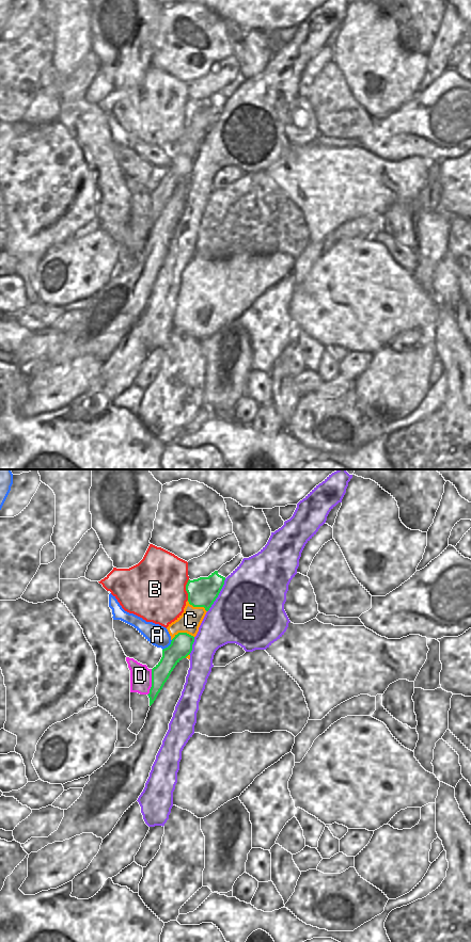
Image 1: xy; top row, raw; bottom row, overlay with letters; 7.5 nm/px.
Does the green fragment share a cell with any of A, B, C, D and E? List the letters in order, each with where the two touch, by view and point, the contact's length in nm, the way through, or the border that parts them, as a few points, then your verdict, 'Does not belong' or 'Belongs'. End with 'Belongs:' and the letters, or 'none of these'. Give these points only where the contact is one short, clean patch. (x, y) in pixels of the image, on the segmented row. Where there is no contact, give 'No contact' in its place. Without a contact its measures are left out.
A: Touches green at xy (169, 645). Shared border 110 nm. Boundary: xy (172, 640), (162, 650). Does not belong
B: Touches green at xy (186, 590). Shared border 160 nm. Does not belong
C: Touches green at xy (182, 633). Shared border 180 nm. Does not belong
D: Touches green at xy (152, 682). Shared border 200 nm. Boundary: xy (152, 669), (152, 686), (147, 695). Does not belong
E: Touches green at xy (218, 594). Shared border 300 nm. Does not belong
Belongs: none of these.

